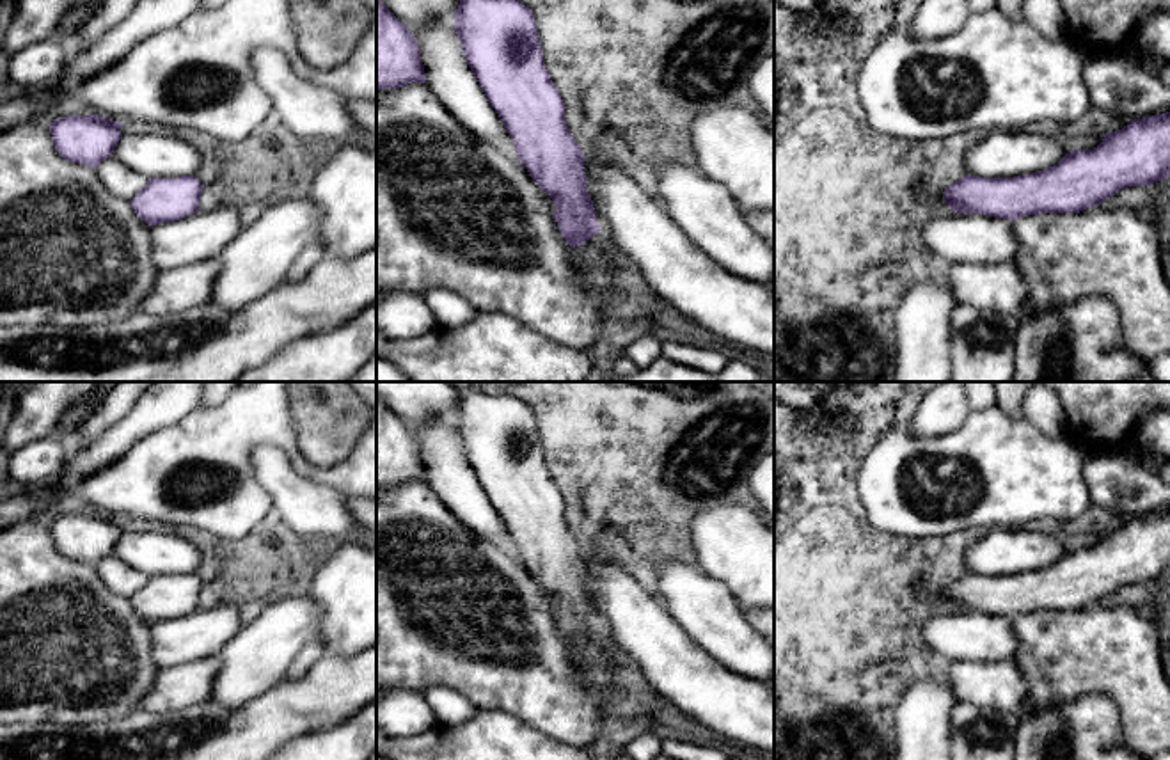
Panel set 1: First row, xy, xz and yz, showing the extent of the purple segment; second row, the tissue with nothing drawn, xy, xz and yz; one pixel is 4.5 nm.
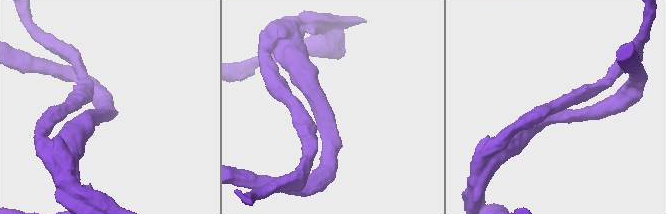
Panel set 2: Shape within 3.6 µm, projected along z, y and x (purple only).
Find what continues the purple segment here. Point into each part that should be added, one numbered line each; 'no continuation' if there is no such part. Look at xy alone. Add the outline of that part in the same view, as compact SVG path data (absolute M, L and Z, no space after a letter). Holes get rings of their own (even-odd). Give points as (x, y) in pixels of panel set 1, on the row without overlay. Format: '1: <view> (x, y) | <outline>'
1: xy (119, 577) | M114 554L96 565L96 574L110 591L126 598L133 597L149 579L149 575L131 568Z

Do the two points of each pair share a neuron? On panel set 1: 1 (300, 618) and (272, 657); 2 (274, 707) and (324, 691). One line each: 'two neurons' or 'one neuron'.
1: one neuron
2: one neuron

